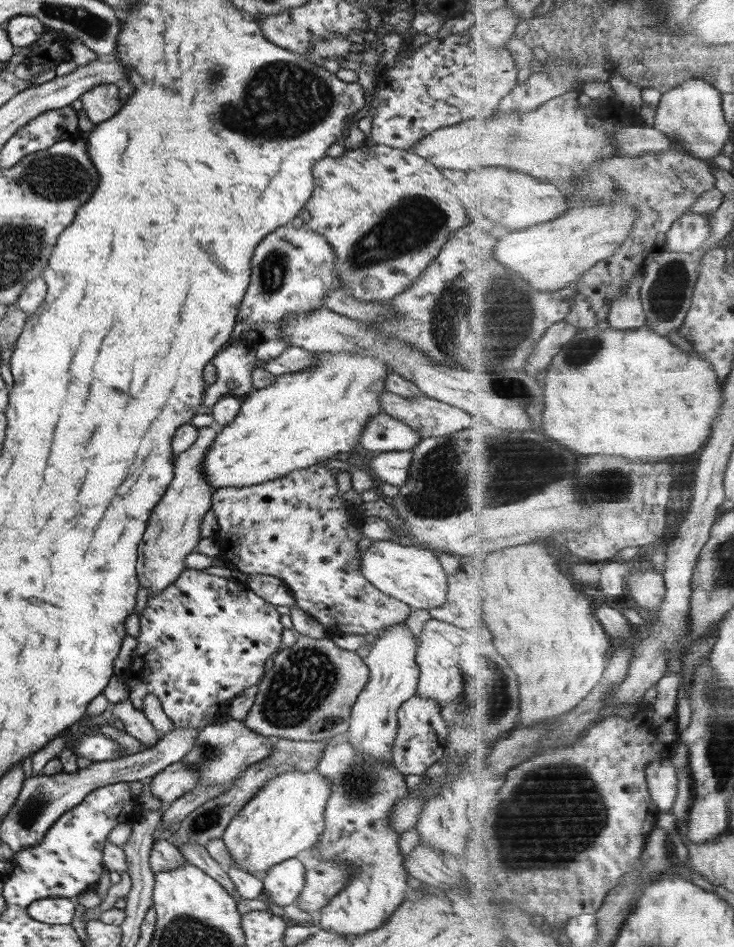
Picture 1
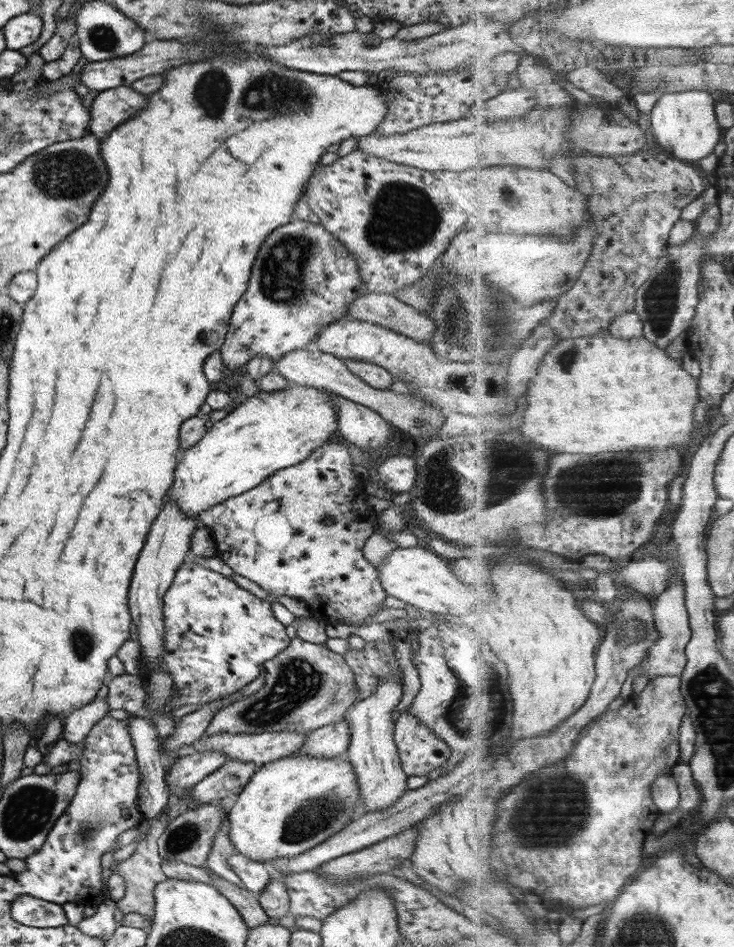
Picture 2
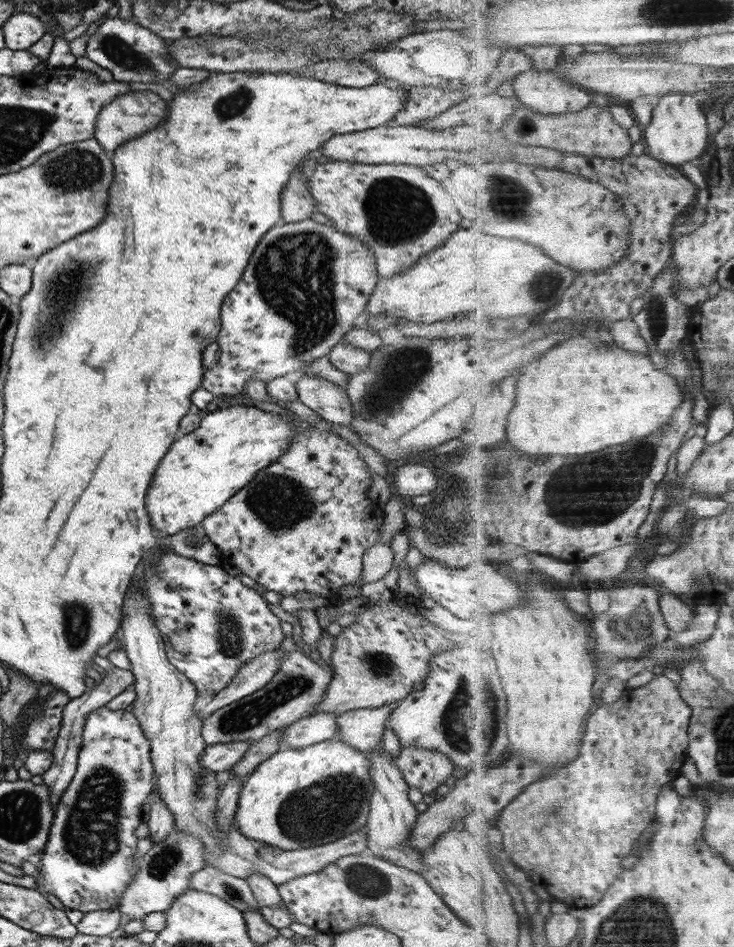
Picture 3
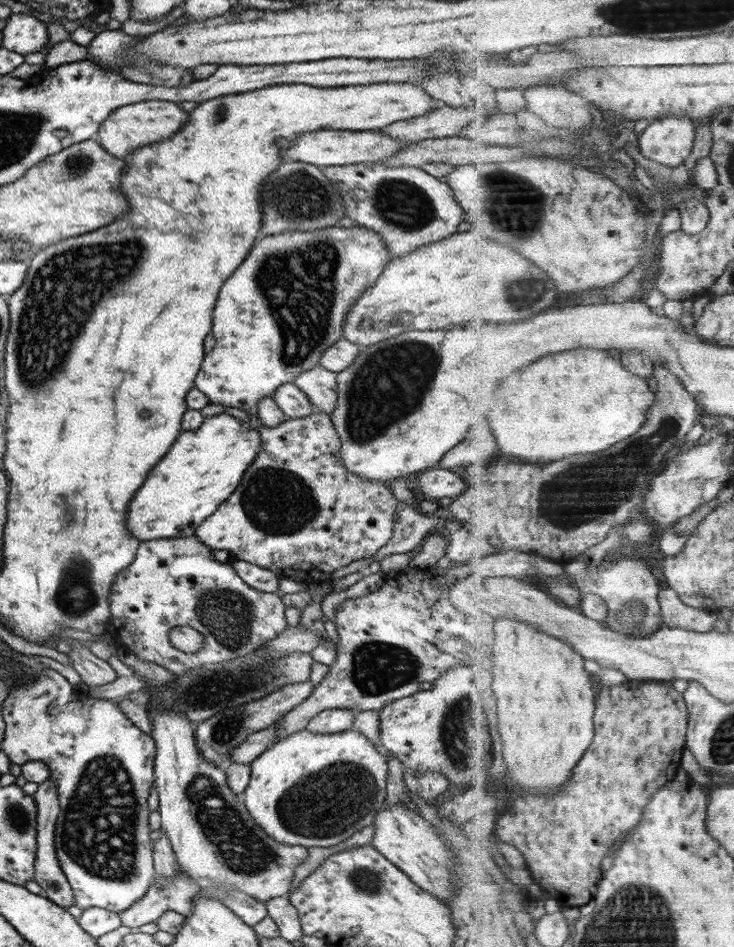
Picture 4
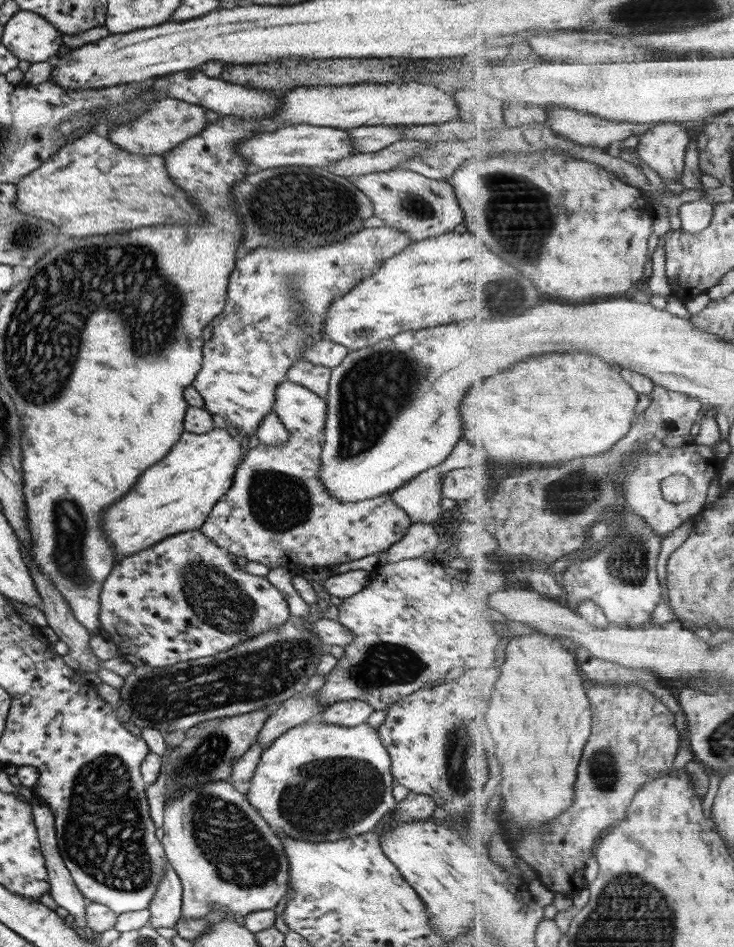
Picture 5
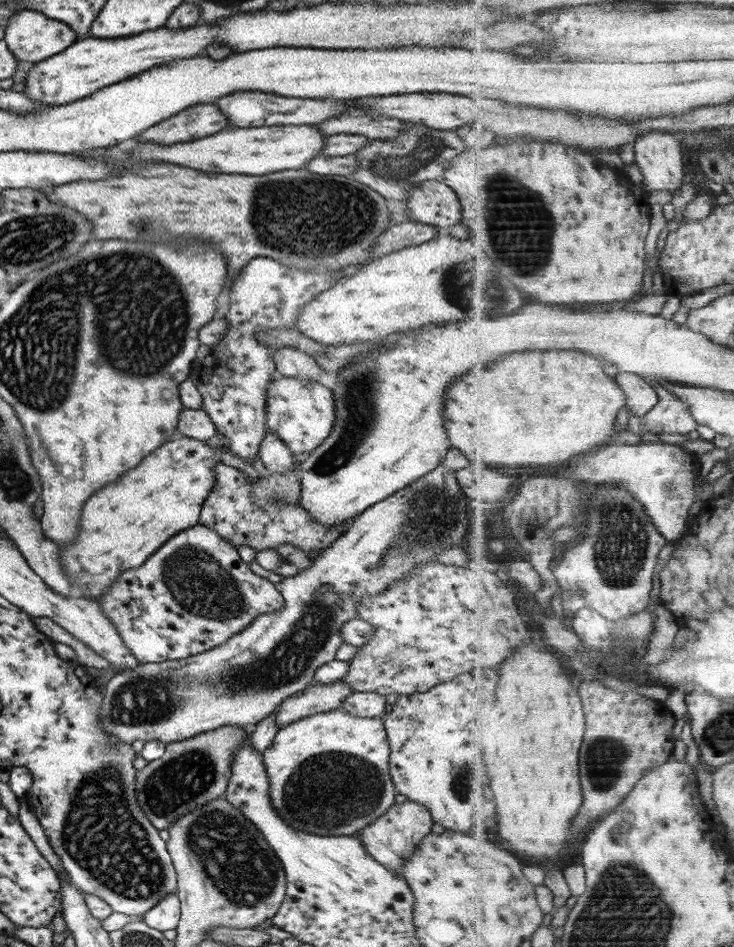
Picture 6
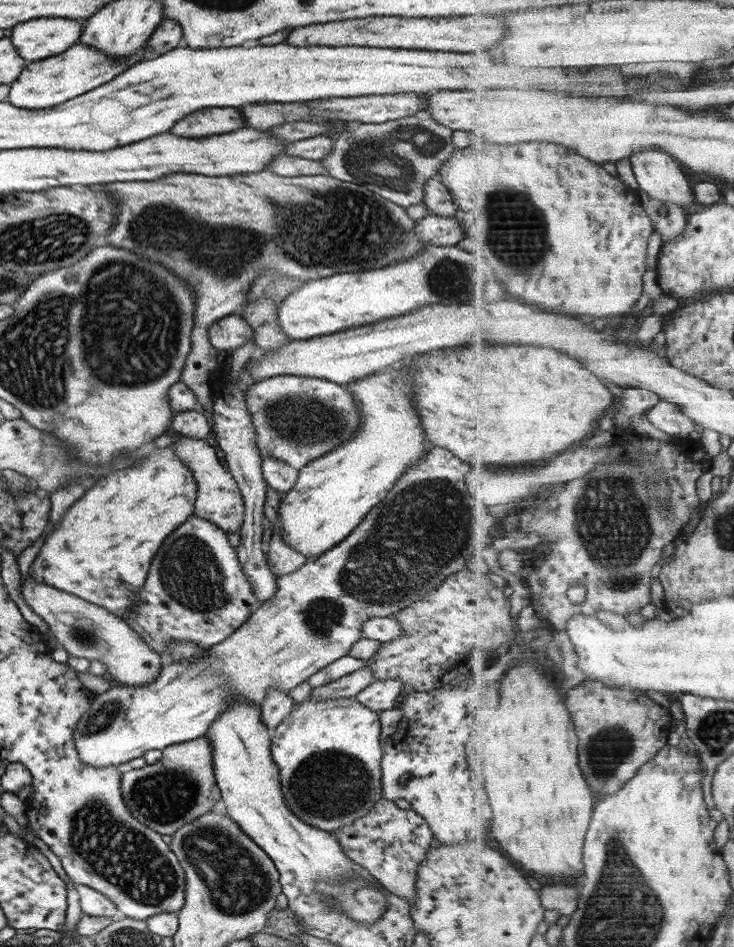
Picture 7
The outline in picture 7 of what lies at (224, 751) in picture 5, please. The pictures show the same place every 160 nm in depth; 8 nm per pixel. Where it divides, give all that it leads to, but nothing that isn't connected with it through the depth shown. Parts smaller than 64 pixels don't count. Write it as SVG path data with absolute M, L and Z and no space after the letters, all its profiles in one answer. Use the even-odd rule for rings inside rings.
M201 736L185 743L166 746L157 762L121 773L120 791L134 819L160 835L172 835L183 823L204 815L220 799L209 743Z

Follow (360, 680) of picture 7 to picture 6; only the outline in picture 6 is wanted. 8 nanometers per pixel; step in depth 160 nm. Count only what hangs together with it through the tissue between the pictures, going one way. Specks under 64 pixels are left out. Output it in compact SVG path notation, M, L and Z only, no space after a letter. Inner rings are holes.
M341 680L305 687L277 705L274 710L275 724L280 728L305 716L329 711L339 706L351 693L352 688Z

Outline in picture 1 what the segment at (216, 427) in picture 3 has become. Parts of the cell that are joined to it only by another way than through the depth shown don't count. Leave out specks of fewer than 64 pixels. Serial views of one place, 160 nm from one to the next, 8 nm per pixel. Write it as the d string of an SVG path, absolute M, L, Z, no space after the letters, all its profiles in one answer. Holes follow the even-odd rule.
M343 351L340 353L332 352L316 352L314 363L303 370L287 373L275 378L267 387L253 389L247 398L241 402L237 416L229 424L225 424L223 428L219 428L214 441L210 444L209 451L201 458L201 472L205 474L205 480L211 488L211 492L217 492L219 488L243 488L262 484L263 482L276 480L278 477L284 476L289 472L311 467L319 461L325 461L332 457L343 457L350 453L351 448L358 444L358 440L365 423L374 415L381 411L379 404L380 394L386 391L384 378L390 373L390 368L382 363L382 360L375 355L362 355L361 353Z

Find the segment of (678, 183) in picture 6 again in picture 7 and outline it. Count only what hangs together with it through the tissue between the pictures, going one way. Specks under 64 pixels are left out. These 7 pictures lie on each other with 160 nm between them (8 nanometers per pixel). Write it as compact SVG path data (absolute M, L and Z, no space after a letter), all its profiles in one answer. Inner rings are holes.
M645 149L629 159L638 182L638 191L666 203L678 204L685 210L693 204L693 200L696 201L694 189L691 190L681 162L668 152Z

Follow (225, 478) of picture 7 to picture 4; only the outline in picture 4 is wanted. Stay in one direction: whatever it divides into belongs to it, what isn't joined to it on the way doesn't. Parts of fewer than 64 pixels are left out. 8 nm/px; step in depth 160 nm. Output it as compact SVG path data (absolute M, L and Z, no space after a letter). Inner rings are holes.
M311 412L301 418L287 418L273 428L261 426L258 434L261 448L241 476L241 483L197 526L194 536L203 544L229 552L236 560L267 568L278 579L291 578L309 585L330 580L337 568L353 560L370 558L391 538L397 500L386 485L345 472L337 460L340 442L329 415Z

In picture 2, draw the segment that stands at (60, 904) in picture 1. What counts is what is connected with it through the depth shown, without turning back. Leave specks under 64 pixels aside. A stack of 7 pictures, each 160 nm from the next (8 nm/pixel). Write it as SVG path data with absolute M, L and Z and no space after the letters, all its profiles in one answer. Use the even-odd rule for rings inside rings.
M20 894L10 902L14 921L35 928L53 928L67 925L61 905Z

